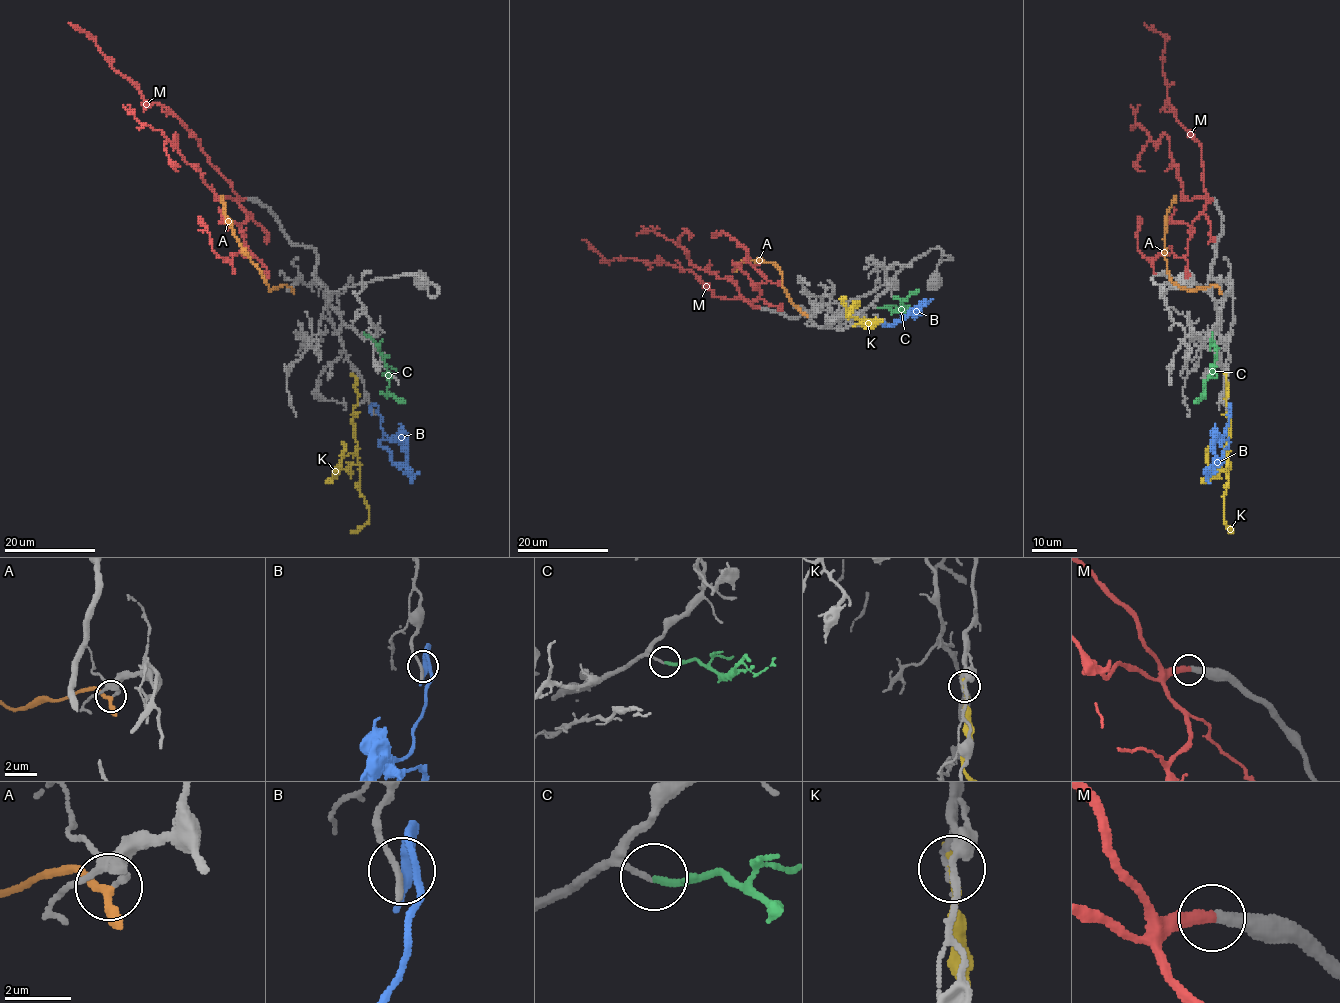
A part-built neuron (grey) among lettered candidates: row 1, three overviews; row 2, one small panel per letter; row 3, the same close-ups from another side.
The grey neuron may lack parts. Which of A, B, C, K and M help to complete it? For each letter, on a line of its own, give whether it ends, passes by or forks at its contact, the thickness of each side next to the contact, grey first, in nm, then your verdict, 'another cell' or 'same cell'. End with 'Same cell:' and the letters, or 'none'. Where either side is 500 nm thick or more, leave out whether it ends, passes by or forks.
A: it passes by; calibres 220 and 240 nm; another cell
B: calibres 240 and 500 nm; another cell
C: it ends; calibres 170 and 220 nm; same cell
K: it ends; calibres 170 and 320 nm; another cell
M: it ends; calibres 400 and 380 nm; same cell
Same cell: C, M

